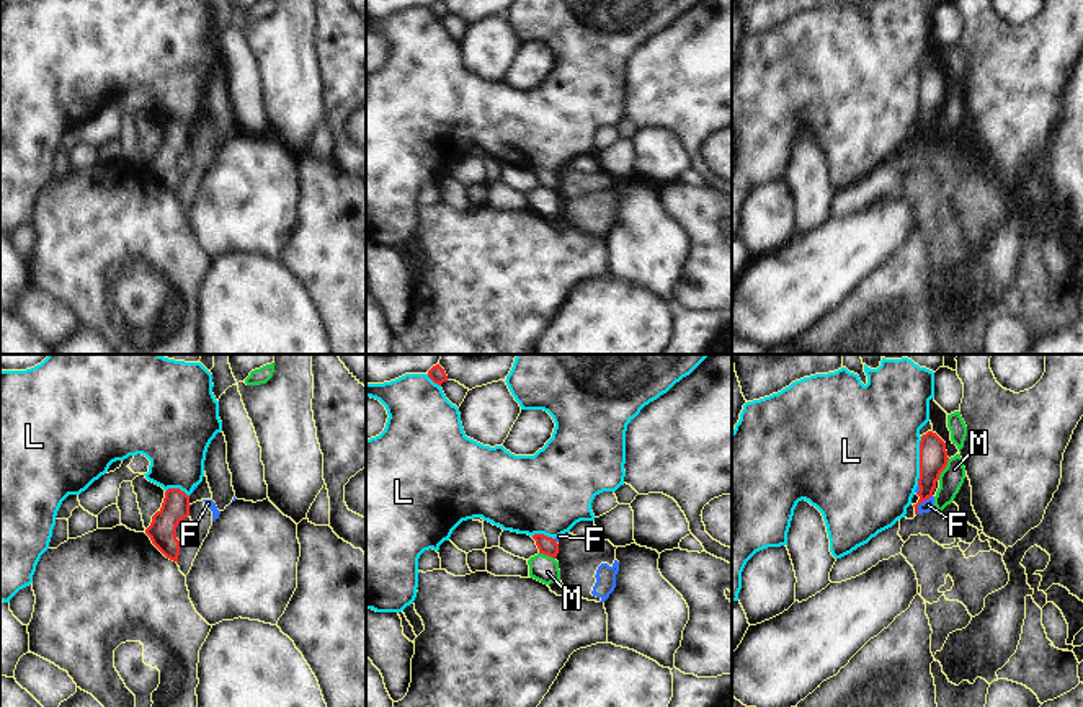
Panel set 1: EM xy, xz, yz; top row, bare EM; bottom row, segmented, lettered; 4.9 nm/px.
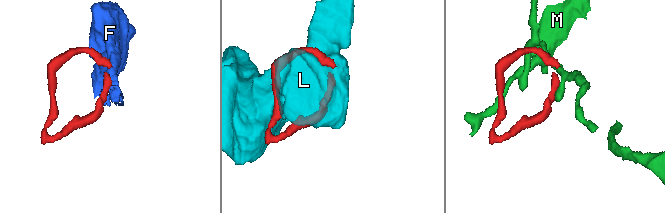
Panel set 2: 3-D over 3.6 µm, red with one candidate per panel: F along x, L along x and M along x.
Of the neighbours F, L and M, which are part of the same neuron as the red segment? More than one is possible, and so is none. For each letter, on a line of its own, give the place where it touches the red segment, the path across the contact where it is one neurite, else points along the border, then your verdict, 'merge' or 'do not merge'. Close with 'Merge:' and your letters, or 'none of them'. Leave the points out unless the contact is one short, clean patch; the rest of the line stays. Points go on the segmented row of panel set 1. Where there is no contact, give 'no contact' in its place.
F: contact yz (920, 502); border yz (931, 495), (918, 505), (917, 513); do not merge
L: contact yz (920, 461); do not merge
M: contact yz (944, 467); border yz (949, 459), (938, 479); do not merge
Merge: none of them

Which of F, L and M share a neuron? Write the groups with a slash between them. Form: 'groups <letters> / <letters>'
groups F / L / M

